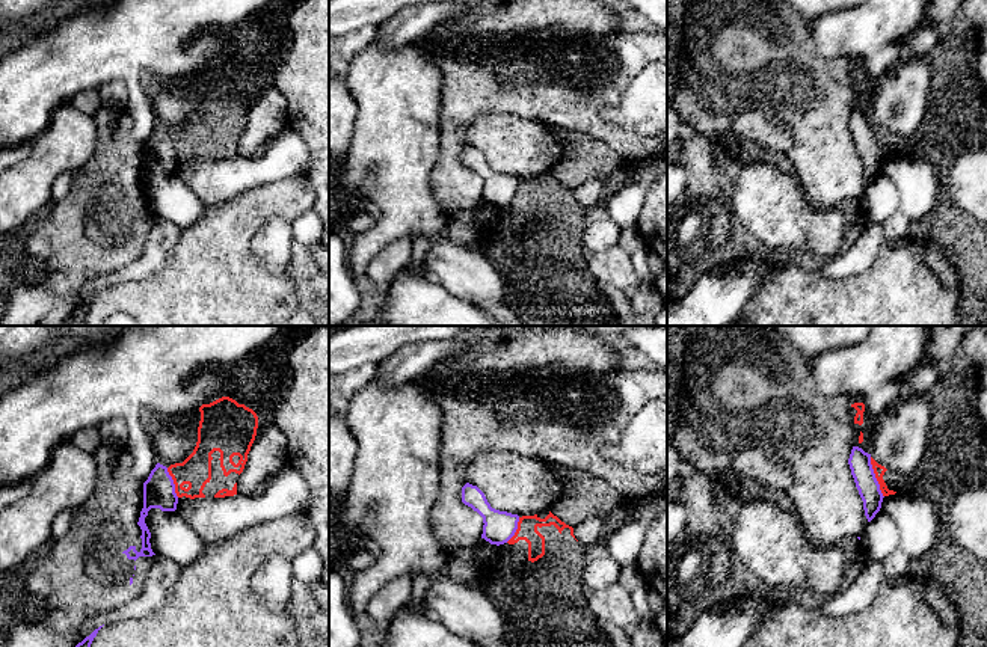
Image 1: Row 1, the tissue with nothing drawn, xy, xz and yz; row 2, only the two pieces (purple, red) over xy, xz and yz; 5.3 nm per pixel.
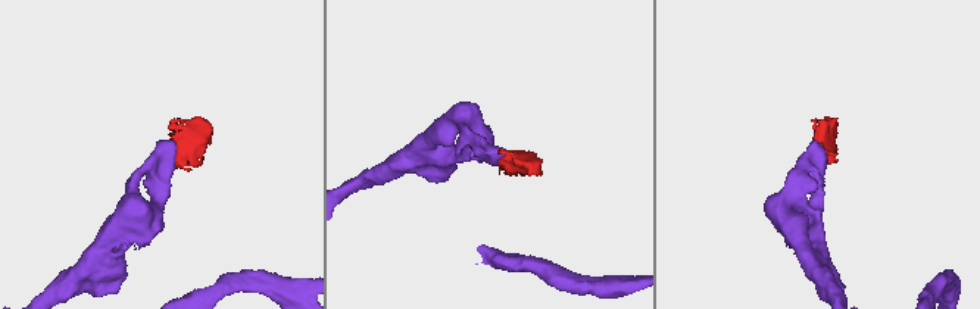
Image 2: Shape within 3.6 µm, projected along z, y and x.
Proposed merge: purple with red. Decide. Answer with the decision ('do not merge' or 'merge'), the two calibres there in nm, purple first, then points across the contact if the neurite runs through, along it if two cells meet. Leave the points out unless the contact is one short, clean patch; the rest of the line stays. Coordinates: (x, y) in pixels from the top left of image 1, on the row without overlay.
do not merge; 120 nm thick on the purple side, 60 nm on the other; border along yz (870, 119), (883, 159)

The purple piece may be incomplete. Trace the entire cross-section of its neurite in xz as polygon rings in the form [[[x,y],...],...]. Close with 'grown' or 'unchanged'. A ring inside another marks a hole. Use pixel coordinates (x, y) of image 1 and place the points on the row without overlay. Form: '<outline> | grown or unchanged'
[[[466,145],[462,149],[462,164],[483,179],[481,201],[490,207],[504,207],[515,198],[519,178],[492,170],[477,148]]] | unchanged

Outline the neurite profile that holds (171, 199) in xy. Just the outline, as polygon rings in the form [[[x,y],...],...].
[[[151,170],[145,186],[151,195],[149,205],[152,214],[157,219],[175,223],[181,229],[196,223],[205,211],[205,205],[175,173]]]

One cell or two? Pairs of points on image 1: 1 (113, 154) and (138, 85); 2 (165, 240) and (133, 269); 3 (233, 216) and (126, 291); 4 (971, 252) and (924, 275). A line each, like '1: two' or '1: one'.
1: two
2: one
3: one
4: two

